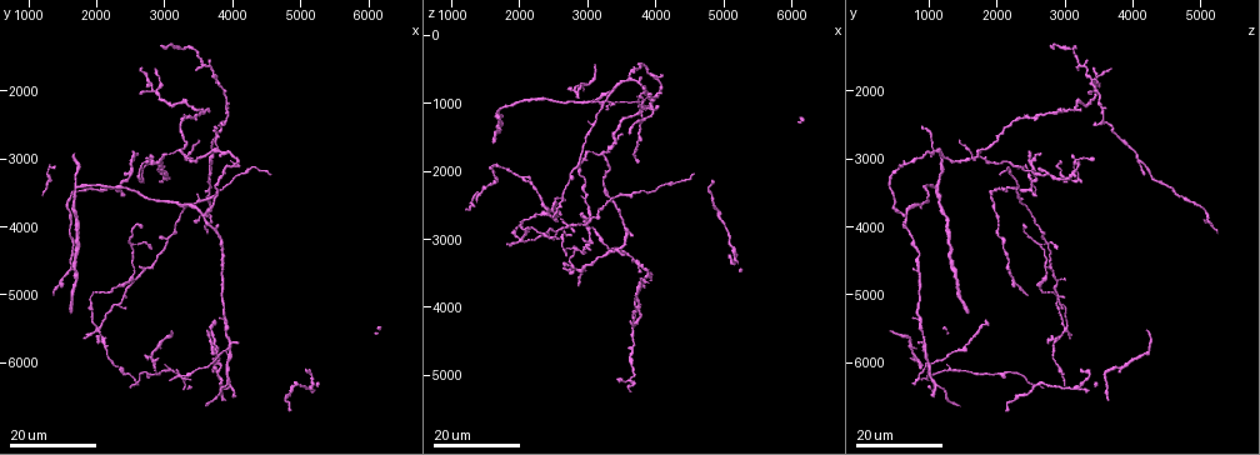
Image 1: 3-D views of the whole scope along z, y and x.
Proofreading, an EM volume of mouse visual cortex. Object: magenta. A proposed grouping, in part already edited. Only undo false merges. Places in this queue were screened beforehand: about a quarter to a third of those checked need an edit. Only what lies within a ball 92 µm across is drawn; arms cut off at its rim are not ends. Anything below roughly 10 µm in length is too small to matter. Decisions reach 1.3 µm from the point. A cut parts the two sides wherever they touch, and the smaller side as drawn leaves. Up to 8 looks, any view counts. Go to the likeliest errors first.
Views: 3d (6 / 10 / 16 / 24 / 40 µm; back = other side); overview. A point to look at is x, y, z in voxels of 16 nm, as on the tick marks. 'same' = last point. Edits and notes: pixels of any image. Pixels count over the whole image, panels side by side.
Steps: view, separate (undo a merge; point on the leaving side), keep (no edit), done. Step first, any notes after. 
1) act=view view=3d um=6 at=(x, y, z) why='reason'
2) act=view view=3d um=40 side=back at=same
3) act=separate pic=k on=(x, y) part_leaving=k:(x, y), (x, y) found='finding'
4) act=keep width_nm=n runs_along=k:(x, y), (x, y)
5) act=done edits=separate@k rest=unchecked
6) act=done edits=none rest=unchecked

act=view view=3d um=24 at=(2000, 5450, 3000)

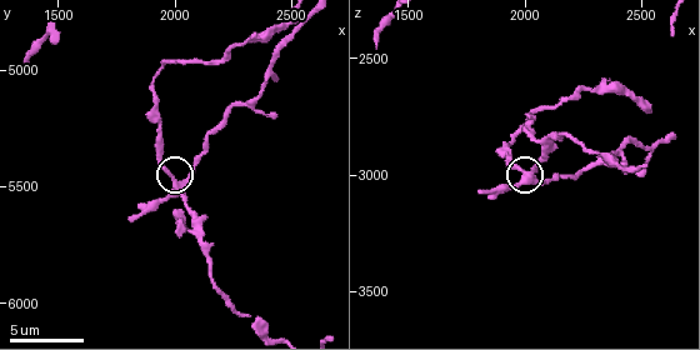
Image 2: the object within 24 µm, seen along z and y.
act=view view=3d um=10 at=(2010, 5480, 3010)

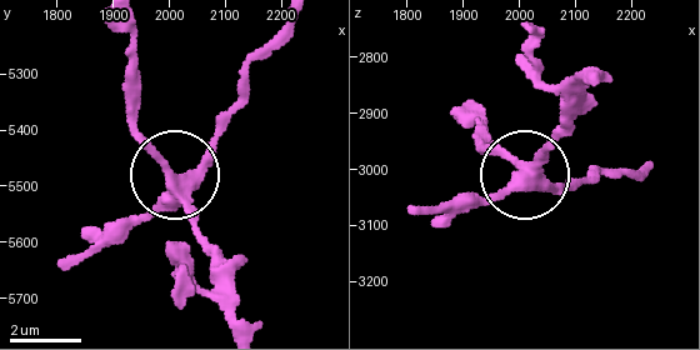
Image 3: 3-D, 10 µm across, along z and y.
act=view view=3d um=10 side=back at=(2015, 5490, 3010)

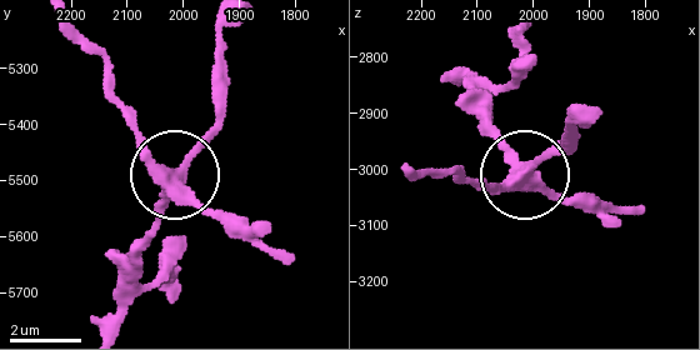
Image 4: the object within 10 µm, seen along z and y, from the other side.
act=separate pic=4 on=(213, 209) side_arm_um=40 part_leaving=4:(169, 181), (110, 86), (104, 59), (71, 24) found='a second neuron is stuck on'

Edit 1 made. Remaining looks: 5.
act=view view=overview

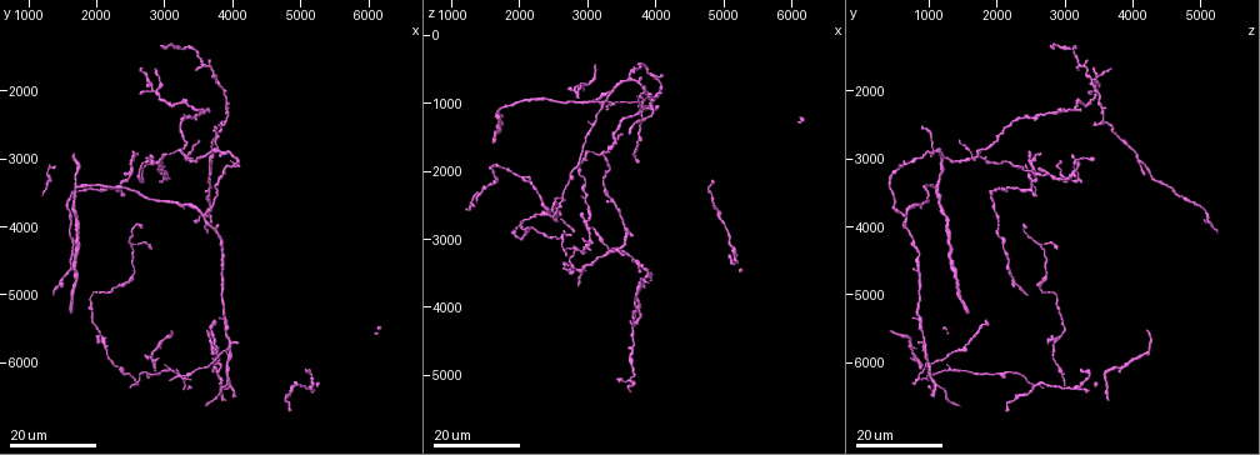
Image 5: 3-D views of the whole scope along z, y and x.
act=view view=3d um=16 at=(2850, 2050, 3500) why='four-way junction'

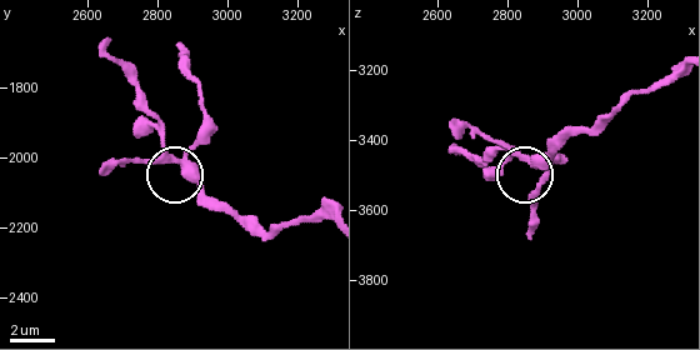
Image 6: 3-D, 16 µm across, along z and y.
act=view view=3d um=6 at=(2870, 2010, 3460) why='zoom in'

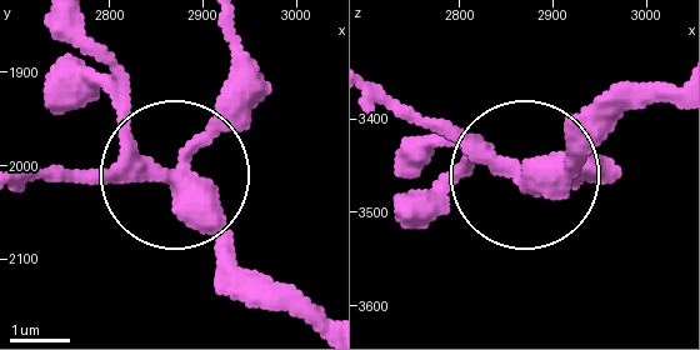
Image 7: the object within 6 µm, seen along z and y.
act=keep runs_along=7:(325, 323), (236, 259), (61, 25) found='continuous, no second neuron'

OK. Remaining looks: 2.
act=view view=3d um=24 at=(3950, 5800, 900) why='branch point'

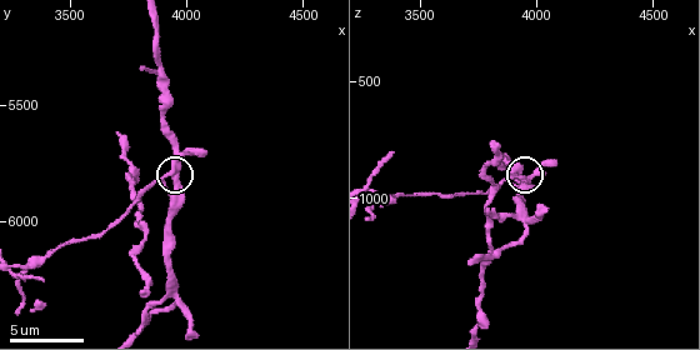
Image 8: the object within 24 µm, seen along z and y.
act=view view=3d um=6 at=(3940, 5780, 920)

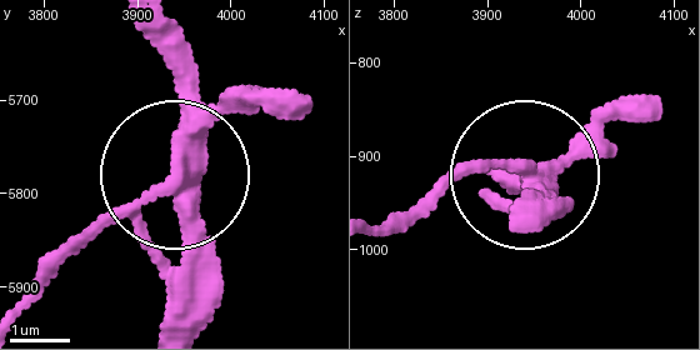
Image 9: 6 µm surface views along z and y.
act=separate pic=9 on=(249, 96) width_nm=320 found='a second neuron is stuck on'

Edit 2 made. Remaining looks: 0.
act=done edits=separate@4,separate@9 rest=unchecked

